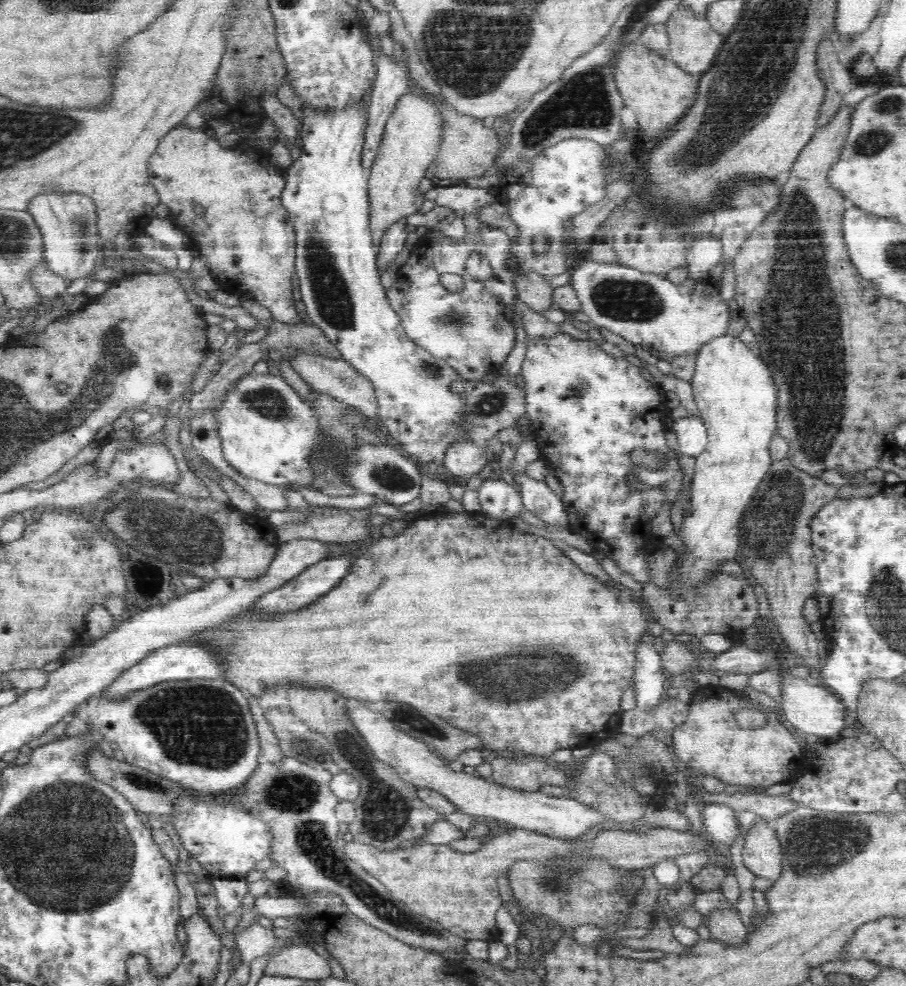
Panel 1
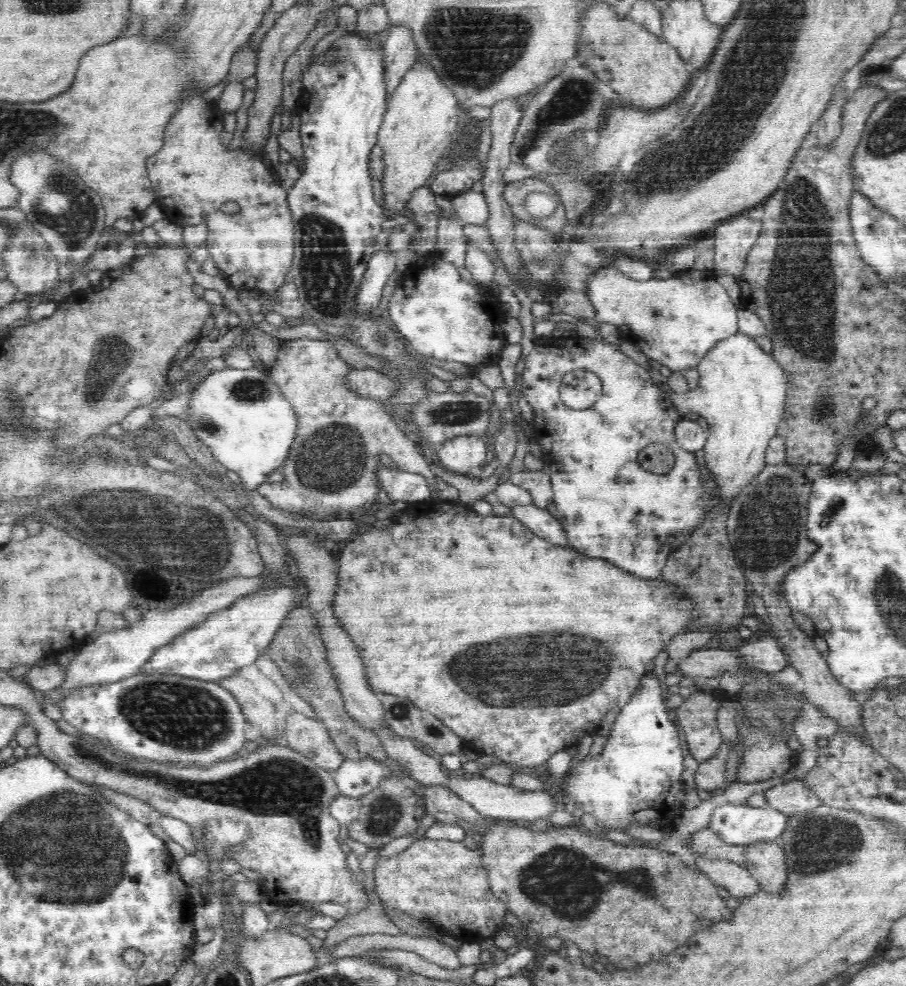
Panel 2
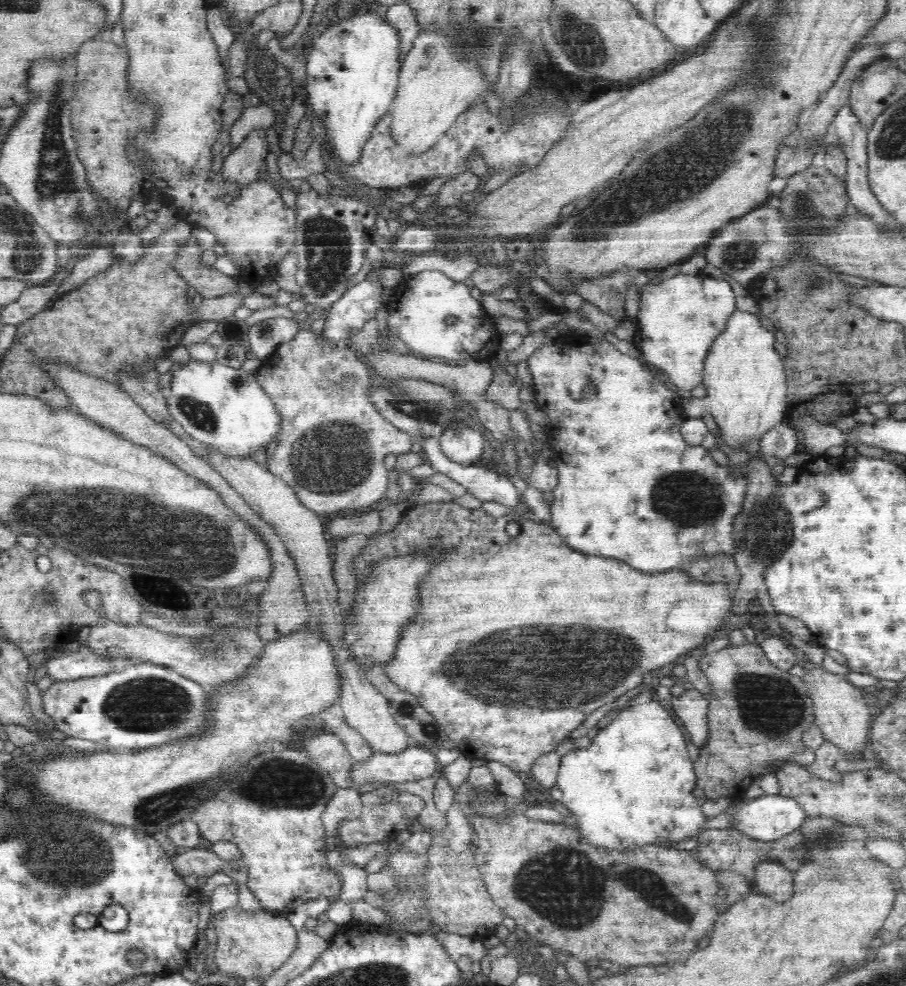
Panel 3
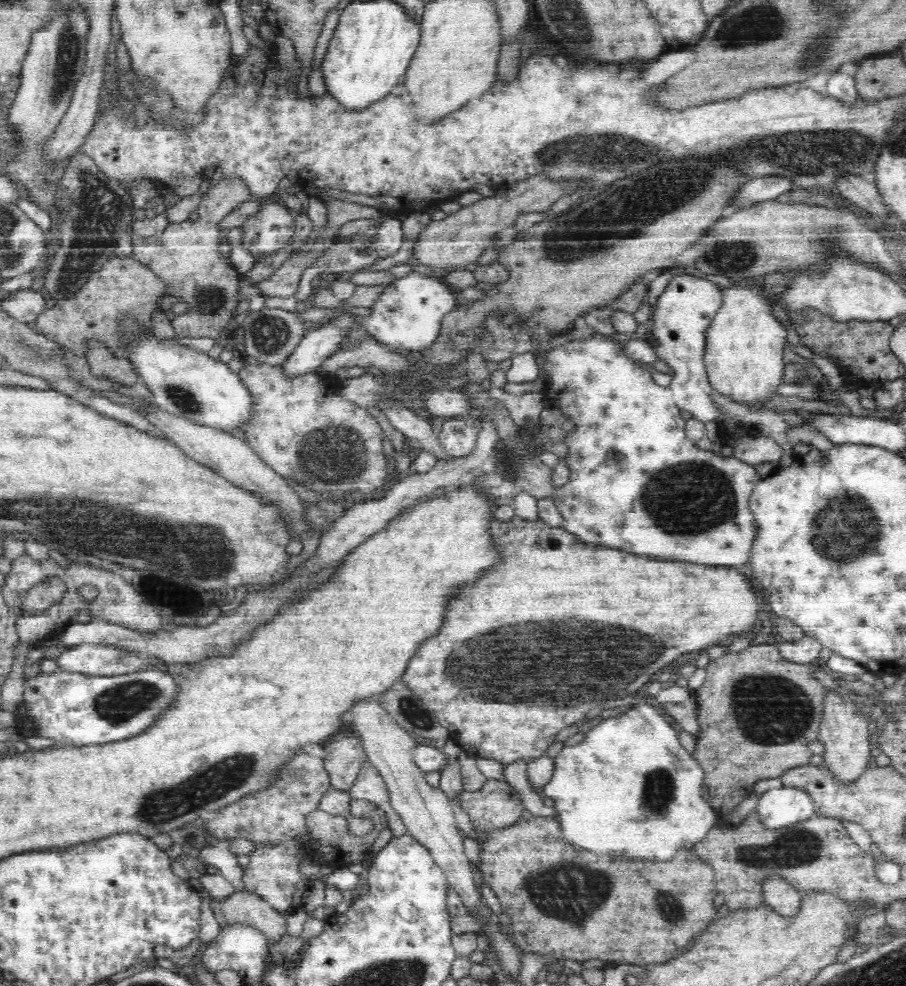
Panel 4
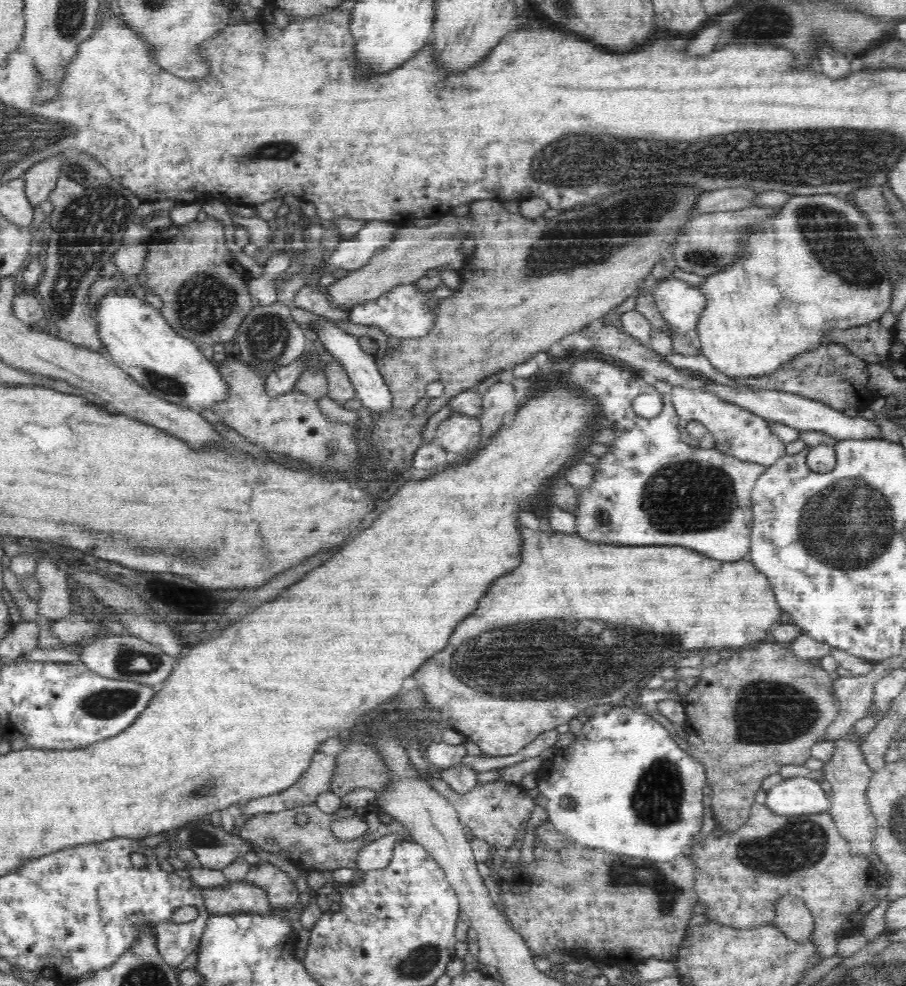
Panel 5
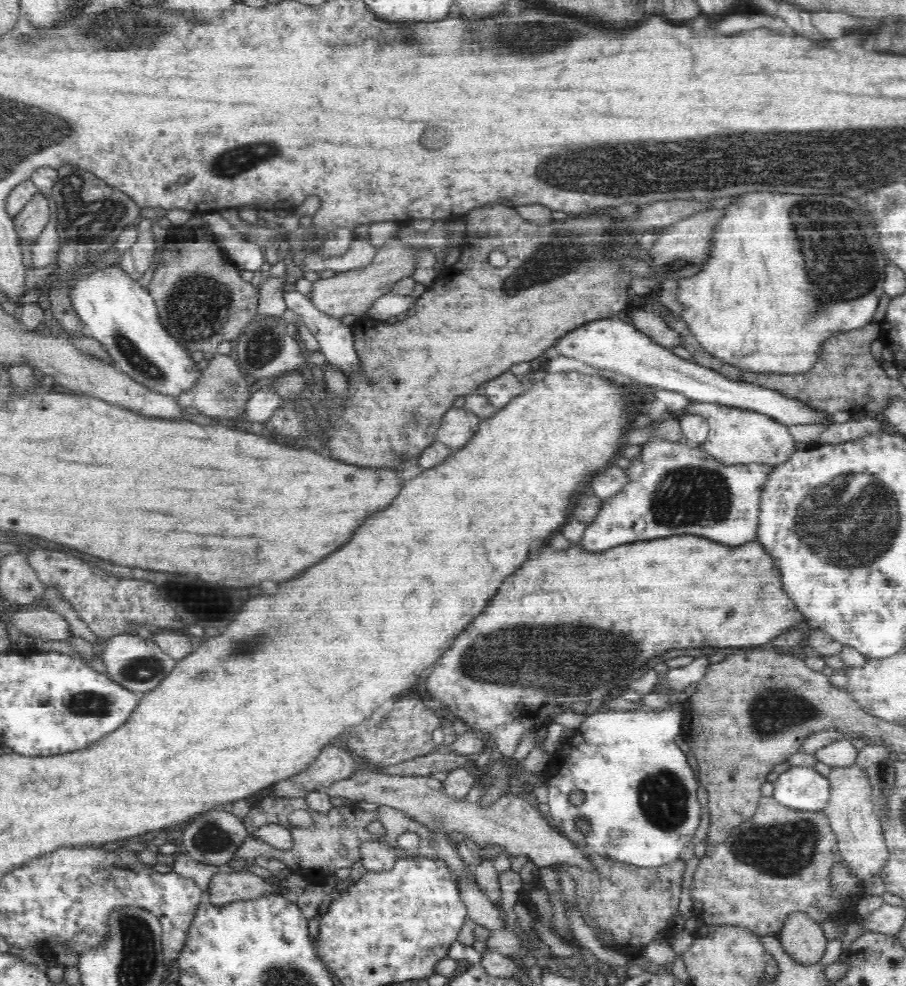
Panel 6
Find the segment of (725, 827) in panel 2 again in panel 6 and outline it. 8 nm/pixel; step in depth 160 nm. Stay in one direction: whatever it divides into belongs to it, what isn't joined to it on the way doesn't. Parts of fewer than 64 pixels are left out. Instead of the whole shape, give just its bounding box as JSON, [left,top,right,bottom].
[774,766,830,811]

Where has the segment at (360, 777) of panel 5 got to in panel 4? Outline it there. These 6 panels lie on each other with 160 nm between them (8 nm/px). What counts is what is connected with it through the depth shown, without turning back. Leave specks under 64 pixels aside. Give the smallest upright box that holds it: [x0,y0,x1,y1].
[322,734,367,791]

